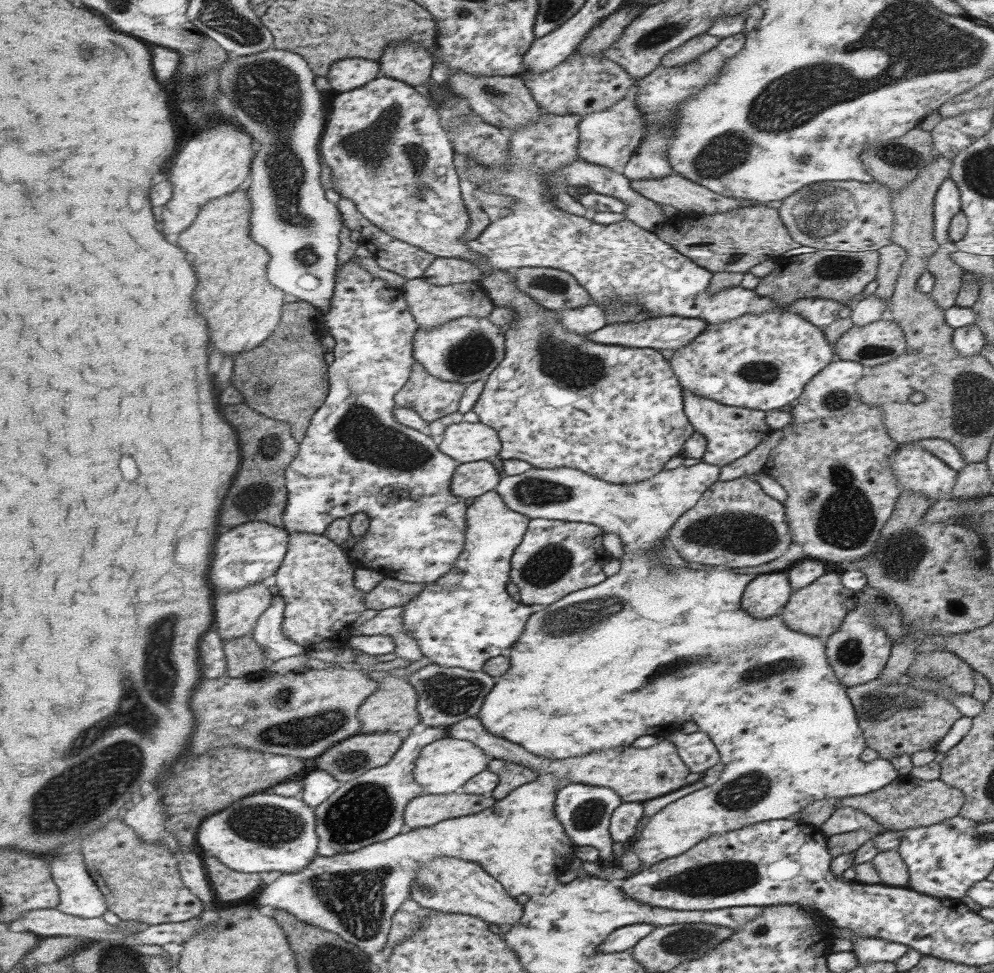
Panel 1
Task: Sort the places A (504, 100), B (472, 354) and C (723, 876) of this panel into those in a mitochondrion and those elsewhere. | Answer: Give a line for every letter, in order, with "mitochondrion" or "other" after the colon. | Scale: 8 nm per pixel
A: mitochondrion
B: mitochondrion
C: mitochondrion

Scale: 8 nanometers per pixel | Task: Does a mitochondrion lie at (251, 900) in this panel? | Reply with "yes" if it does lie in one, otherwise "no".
no

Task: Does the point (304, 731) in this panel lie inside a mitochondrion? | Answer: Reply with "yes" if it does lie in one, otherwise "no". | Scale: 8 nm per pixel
yes

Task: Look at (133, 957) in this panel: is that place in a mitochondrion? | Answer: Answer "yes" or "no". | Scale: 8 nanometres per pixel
no

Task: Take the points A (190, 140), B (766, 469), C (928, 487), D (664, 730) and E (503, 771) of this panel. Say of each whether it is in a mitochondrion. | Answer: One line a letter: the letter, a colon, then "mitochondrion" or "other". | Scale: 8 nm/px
A: other
B: other
C: other
D: other
E: other

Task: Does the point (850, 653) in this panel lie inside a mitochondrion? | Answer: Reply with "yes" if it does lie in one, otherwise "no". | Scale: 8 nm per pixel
yes

